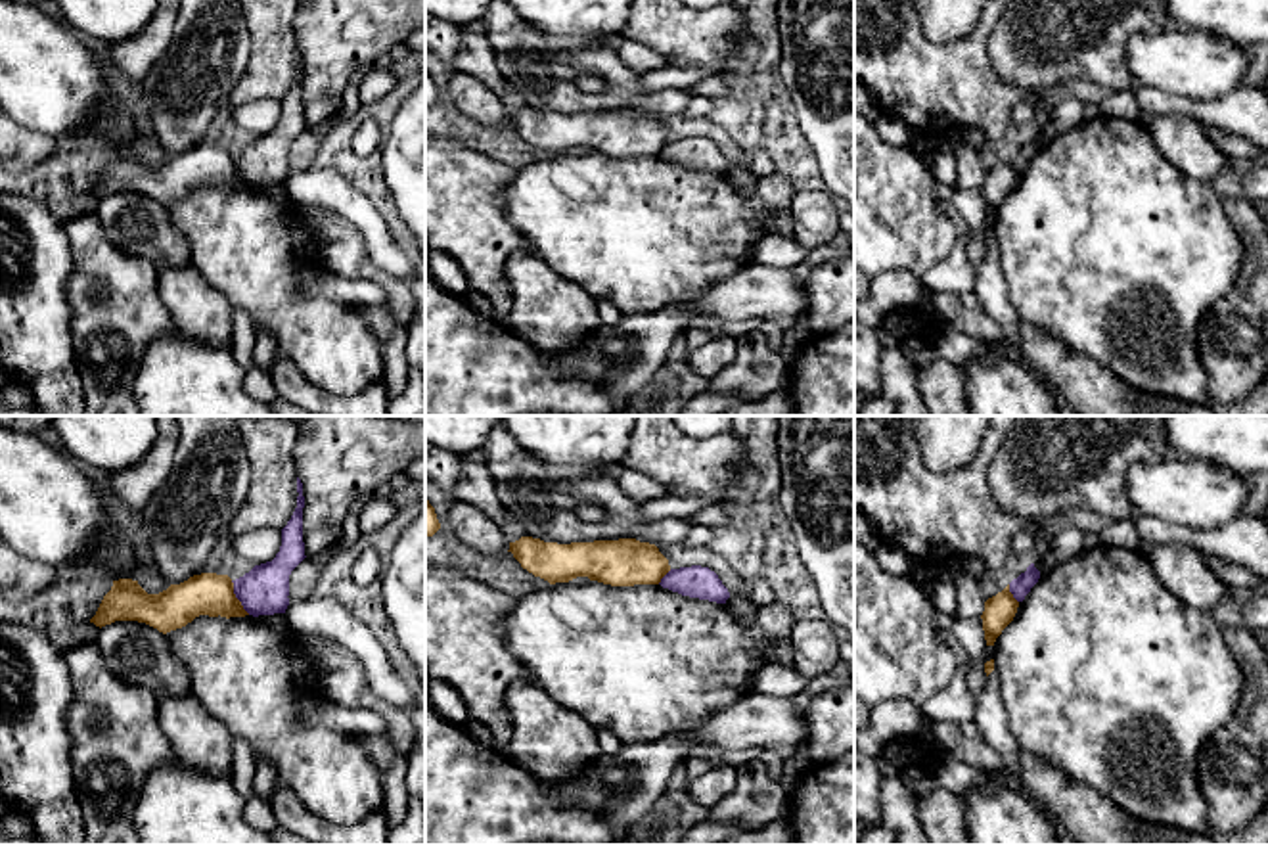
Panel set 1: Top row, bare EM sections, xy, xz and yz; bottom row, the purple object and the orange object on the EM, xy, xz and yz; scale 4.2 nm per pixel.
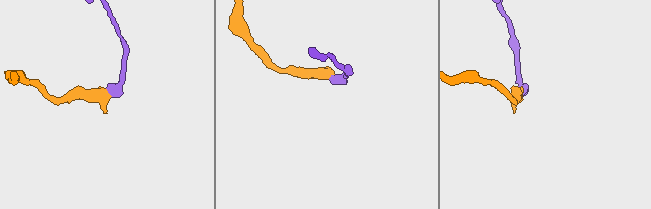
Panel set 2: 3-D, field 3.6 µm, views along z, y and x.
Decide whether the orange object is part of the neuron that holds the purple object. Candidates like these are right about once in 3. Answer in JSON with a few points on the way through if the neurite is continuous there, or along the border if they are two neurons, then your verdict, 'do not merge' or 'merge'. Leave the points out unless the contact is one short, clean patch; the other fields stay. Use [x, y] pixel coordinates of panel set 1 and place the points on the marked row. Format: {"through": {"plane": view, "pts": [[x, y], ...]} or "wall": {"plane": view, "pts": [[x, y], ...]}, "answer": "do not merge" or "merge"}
{"wall": {"plane": "xy", "pts": [[230, 581], [234, 596], [249, 614]]}, "answer": "do not merge"}

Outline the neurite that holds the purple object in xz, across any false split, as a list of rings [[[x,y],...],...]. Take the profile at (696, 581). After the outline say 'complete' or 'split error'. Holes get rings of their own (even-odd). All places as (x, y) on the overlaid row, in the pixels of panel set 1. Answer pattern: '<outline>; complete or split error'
[[[701,565],[670,569],[659,584],[682,596],[709,600],[716,604],[726,604],[726,600],[730,598],[730,592],[722,584],[718,575]]]; complete

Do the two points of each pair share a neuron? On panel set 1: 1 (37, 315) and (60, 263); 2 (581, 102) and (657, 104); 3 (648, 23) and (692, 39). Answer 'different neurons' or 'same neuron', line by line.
1: same neuron
2: same neuron
3: same neuron

